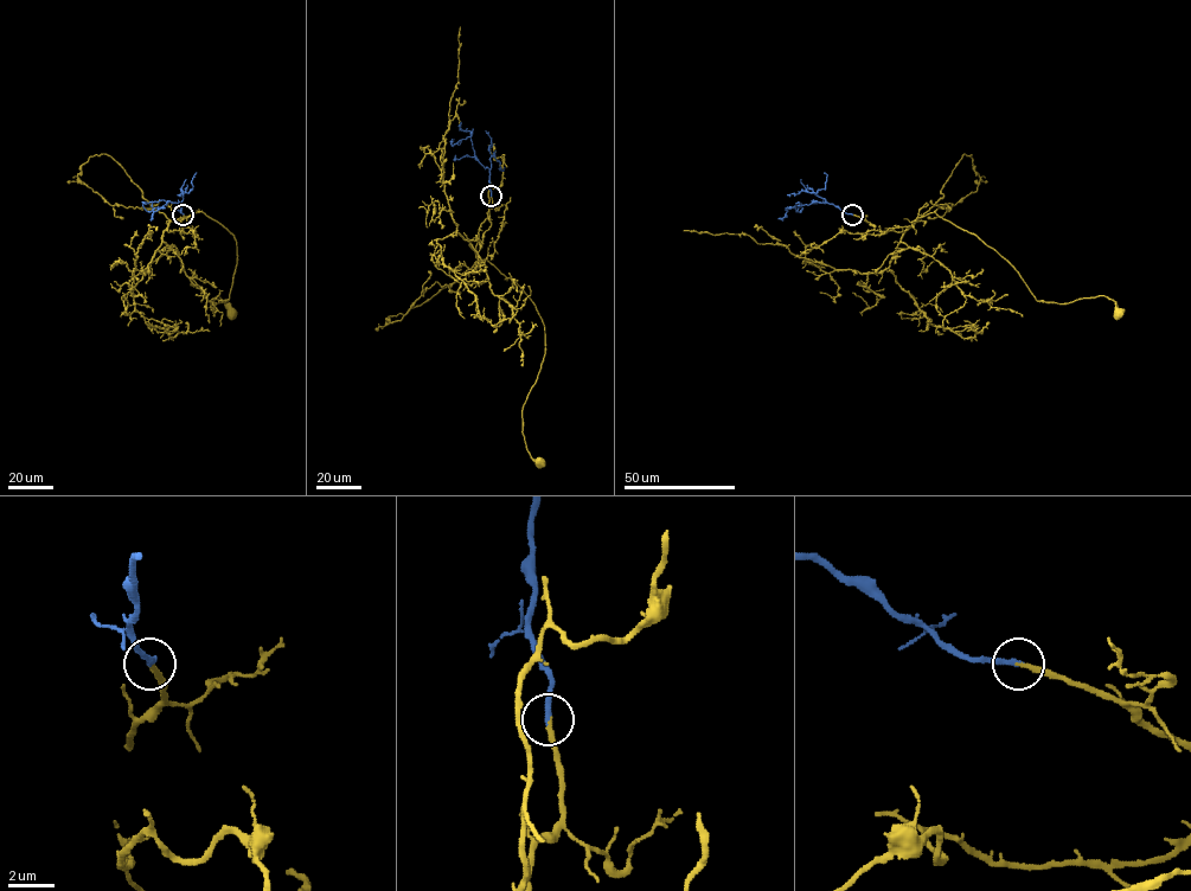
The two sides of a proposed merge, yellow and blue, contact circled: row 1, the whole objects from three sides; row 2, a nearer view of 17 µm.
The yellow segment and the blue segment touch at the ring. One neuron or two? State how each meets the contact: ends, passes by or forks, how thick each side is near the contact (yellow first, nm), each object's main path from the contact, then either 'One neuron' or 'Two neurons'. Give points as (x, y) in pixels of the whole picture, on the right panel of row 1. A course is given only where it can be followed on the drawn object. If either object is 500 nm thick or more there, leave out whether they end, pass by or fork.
At the ring yellow ends. At the ring blue ends. Thickness 200 nm (yellow) against 260 nm. Course of yellow: (852, 215), (876, 230), (900, 232), (935, 212), (993, 248), (1037, 300), (1063, 303), (1103, 295), (1118, 312). Course of blue: (852, 215), (832, 204), (814, 202), (793, 207), (799, 212), (802, 207), (795, 204). One neuron

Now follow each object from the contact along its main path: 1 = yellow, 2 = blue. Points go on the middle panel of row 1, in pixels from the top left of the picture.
1: (491, 196), (475, 256), (517, 283), (533, 303), (544, 331), (544, 360), (522, 414), (525, 447), (539, 461)
2: (491, 196), (488, 168), (476, 158), (471, 138), (452, 146), (454, 139)

